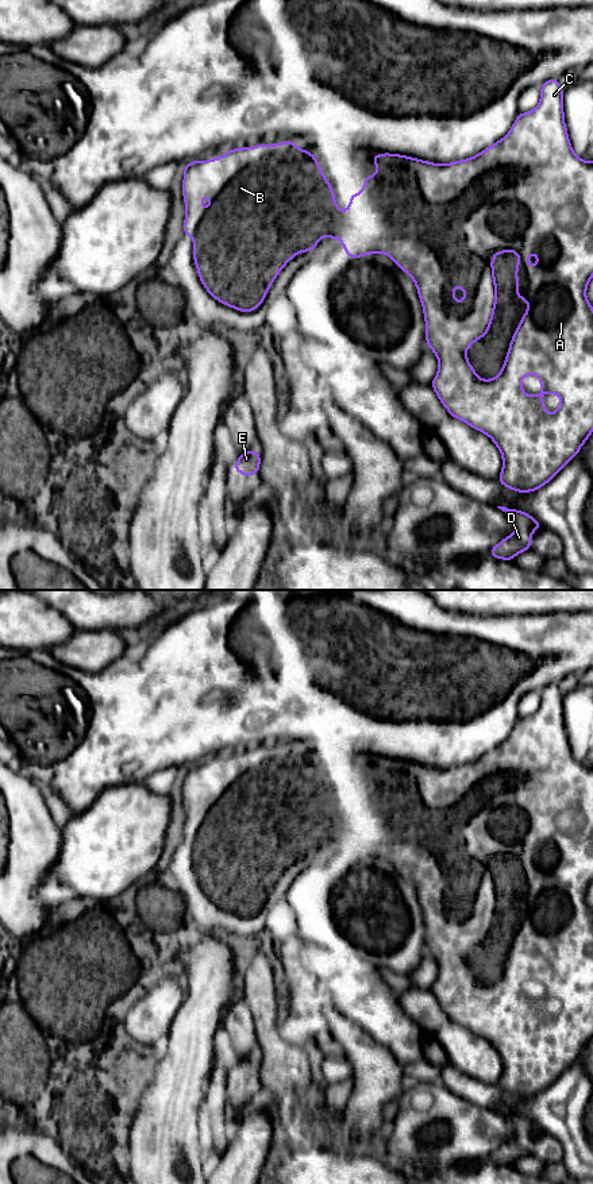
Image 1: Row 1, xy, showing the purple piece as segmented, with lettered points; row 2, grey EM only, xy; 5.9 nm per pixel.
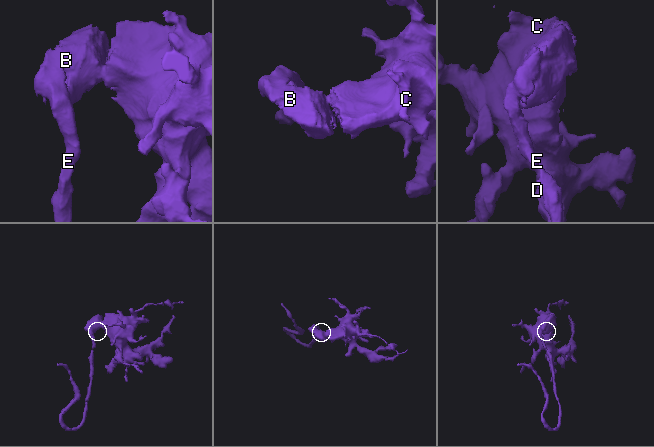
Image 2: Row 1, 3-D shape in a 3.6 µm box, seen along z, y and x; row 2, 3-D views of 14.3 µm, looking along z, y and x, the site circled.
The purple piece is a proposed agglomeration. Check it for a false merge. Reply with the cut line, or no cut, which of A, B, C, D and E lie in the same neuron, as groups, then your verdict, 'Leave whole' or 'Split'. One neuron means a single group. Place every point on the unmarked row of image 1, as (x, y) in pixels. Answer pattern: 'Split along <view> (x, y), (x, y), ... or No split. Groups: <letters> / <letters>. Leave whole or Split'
No split. Groups: A B C D E. Leave whole

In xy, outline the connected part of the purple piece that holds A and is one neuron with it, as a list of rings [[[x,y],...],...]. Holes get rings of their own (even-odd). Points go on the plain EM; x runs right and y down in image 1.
[[[548,683],[544,686],[540,690],[540,706],[538,711],[530,717],[519,717],[509,737],[504,743],[471,763],[451,768],[432,768],[401,759],[373,759],[371,767],[378,772],[378,776],[363,784],[362,797],[350,799],[350,809],[344,818],[336,810],[332,790],[324,782],[315,759],[304,753],[297,753],[294,745],[276,749],[261,748],[254,752],[243,753],[235,752],[219,763],[212,763],[209,765],[197,764],[185,768],[182,774],[182,801],[185,807],[184,841],[195,844],[192,859],[203,891],[223,910],[243,918],[254,917],[265,906],[272,888],[285,869],[300,857],[316,855],[321,841],[326,841],[327,844],[334,844],[336,841],[343,851],[346,860],[353,864],[376,857],[389,860],[416,890],[426,926],[426,949],[434,956],[439,969],[438,977],[431,987],[431,992],[438,1003],[451,1022],[485,1038],[497,1050],[502,1061],[502,1075],[497,1081],[497,1085],[504,1092],[517,1098],[532,1098],[543,1092],[578,1060],[581,1052],[593,1037],[593,911],[586,903],[586,892],[593,882],[593,767],[578,763],[573,756],[565,729],[563,698],[565,694],[561,691],[559,683]],[[508,856],[513,856],[519,860],[515,873],[516,903],[525,905],[528,907],[528,914],[520,923],[520,929],[511,944],[501,976],[493,984],[482,984],[470,969],[466,956],[474,946],[485,942],[492,930],[493,918],[498,906],[493,863]],[[457,888],[466,898],[459,910],[457,909],[453,896]],[[528,979],[535,979],[539,983],[540,994],[543,996],[542,999],[527,1000],[524,998],[521,984]],[[547,998],[561,1002],[559,1013],[551,1019],[547,1018],[543,1007],[543,1000]]]

